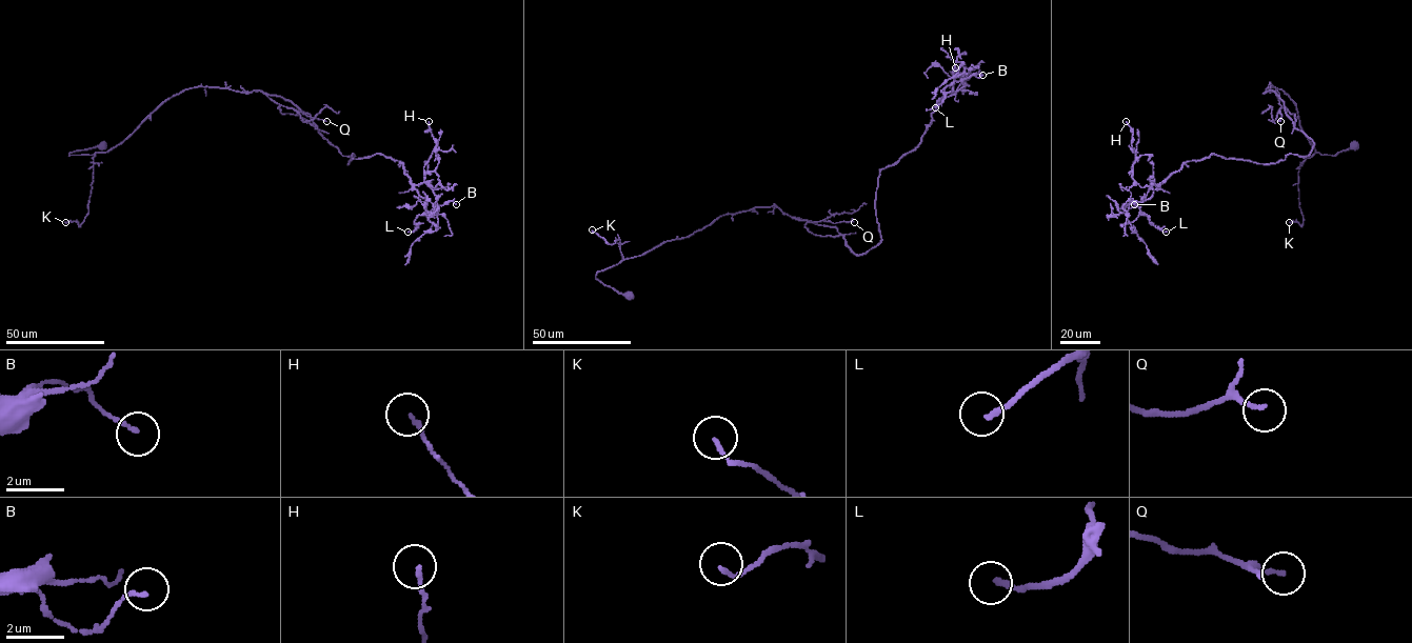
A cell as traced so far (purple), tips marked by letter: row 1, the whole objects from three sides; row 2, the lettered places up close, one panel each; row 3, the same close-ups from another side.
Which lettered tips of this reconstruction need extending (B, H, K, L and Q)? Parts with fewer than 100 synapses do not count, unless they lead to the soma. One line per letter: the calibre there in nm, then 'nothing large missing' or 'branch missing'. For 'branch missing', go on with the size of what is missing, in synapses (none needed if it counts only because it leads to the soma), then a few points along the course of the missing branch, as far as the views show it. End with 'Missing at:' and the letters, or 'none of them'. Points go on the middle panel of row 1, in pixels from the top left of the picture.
B: calibre 130 nm; nothing large missing
H: calibre 140 nm; nothing large missing
K: calibre 130 nm; nothing large missing
L: calibre 190 nm; nothing large missing
Q: calibre 150 nm; nothing large missing
Missing at: none of them

